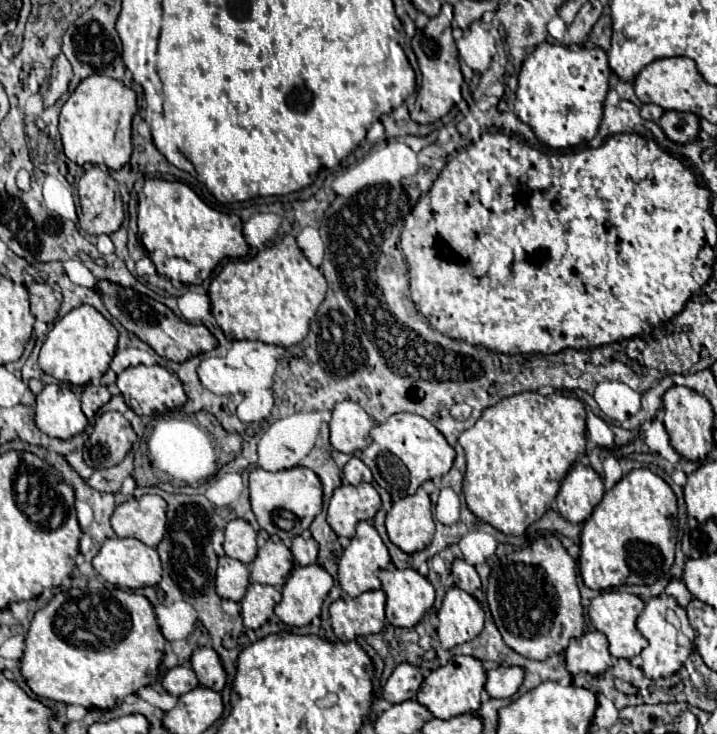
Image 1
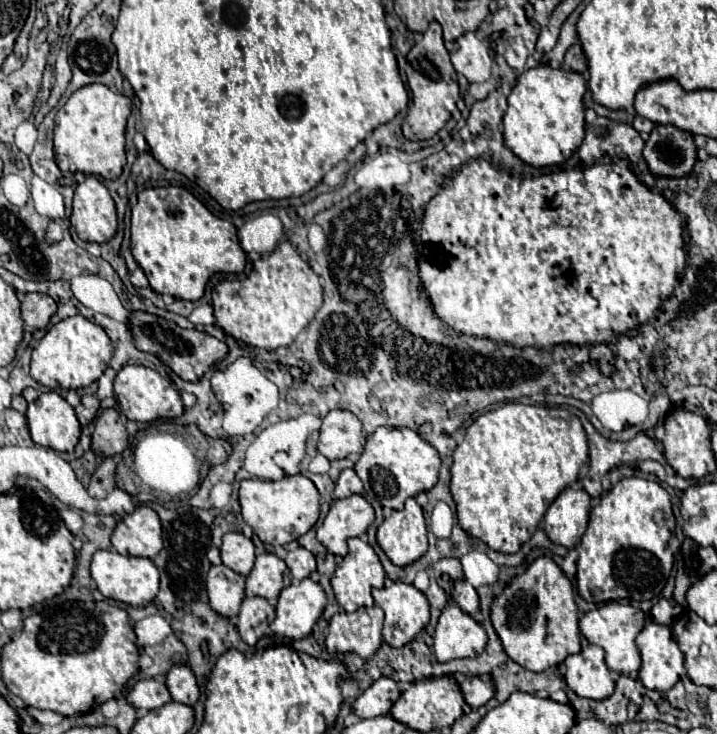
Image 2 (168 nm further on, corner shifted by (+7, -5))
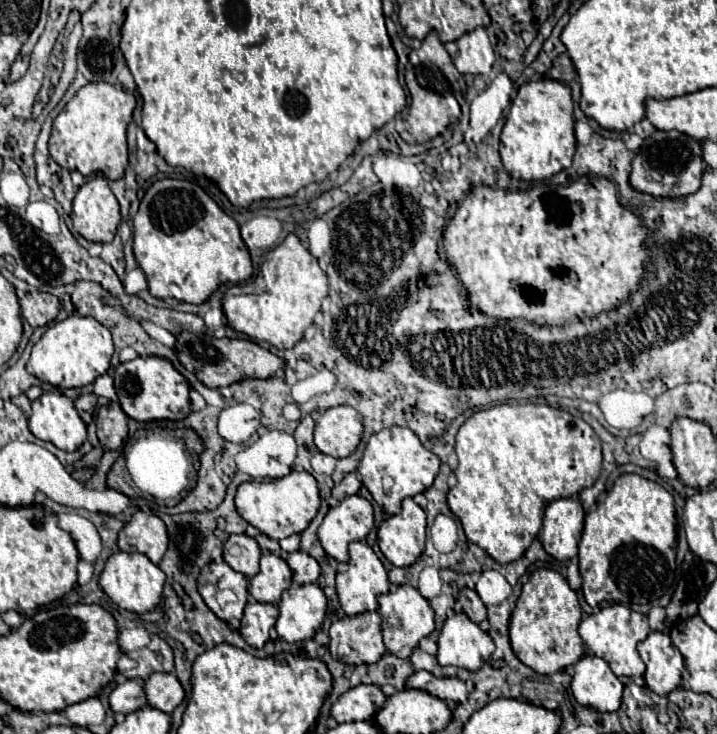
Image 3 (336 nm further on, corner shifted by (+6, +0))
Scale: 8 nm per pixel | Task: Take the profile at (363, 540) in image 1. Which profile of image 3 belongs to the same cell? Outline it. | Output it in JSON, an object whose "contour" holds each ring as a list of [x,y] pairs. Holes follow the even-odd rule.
{"contour":[[[352,542],[350,544],[350,562],[348,570],[338,572],[336,576],[336,590],[340,604],[348,616],[358,616],[362,612],[372,612],[378,610],[378,596],[388,592],[388,574],[386,568],[382,566],[380,558],[374,554],[374,550],[366,542]]]}

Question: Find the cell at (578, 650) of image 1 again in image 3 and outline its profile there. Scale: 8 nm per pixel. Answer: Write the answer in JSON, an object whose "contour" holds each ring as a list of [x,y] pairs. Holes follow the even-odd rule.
{"contour":[[[586,654],[578,660],[572,678],[572,694],[582,706],[598,712],[616,712],[622,704],[622,690],[624,684],[602,658]]]}

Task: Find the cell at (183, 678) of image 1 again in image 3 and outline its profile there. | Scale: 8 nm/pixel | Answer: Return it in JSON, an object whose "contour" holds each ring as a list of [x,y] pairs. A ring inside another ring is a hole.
{"contour":[[[126,680],[118,684],[108,696],[110,710],[116,714],[130,714],[142,706],[146,706],[146,696],[142,692],[142,682]]]}

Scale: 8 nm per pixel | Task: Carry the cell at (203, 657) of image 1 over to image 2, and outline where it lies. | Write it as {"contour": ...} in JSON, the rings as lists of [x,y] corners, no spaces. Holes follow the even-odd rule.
{"contour":[[[173,665],[167,673],[169,693],[173,693],[173,701],[181,701],[185,705],[195,705],[199,699],[199,685],[193,669],[189,665]]]}

